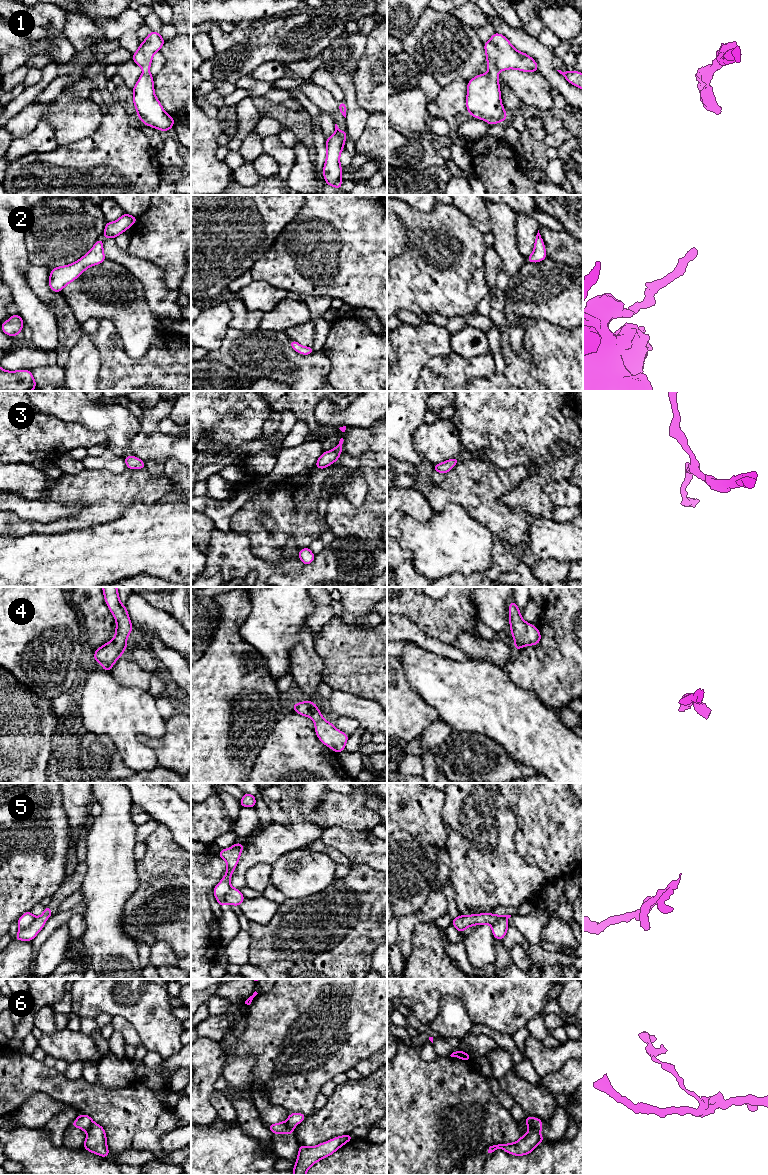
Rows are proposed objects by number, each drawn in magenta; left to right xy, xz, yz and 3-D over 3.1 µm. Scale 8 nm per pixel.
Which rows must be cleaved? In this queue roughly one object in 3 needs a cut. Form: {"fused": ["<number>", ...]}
{"fused": ["5", "6"]}

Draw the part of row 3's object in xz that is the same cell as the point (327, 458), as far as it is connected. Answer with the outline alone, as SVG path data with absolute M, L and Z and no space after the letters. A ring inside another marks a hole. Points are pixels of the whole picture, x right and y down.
M343 438L340 439L338 445L331 451L323 452L322 455L317 460L315 467L319 469L324 469L330 466L332 463L336 462L341 455L343 449Z

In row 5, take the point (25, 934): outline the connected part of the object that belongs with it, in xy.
M49 906L44 907L43 914L39 917L36 917L30 926L26 928L20 928L14 940L32 941L42 930L48 917L52 917L52 913L53 912Z

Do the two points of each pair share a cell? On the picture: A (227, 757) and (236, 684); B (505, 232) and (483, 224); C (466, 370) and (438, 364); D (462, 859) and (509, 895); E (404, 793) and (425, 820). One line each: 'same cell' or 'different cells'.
A: same cell
B: different cells
C: same cell
D: same cell
E: same cell

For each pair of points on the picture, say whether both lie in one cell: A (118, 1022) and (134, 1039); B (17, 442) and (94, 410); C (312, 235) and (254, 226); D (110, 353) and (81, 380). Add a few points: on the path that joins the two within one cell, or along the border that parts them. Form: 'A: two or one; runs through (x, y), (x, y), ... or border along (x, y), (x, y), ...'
A: one; runs through (122, 1026), (130, 1035)
B: two; border along (44, 413), (67, 422), (80, 423), (88, 430)
C: two; border along (297, 213), (280, 232), (268, 250)
D: two; border along (91, 340), (100, 360), (98, 380)

